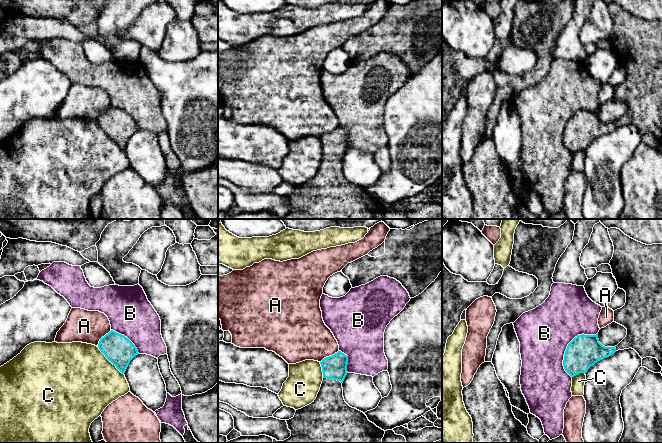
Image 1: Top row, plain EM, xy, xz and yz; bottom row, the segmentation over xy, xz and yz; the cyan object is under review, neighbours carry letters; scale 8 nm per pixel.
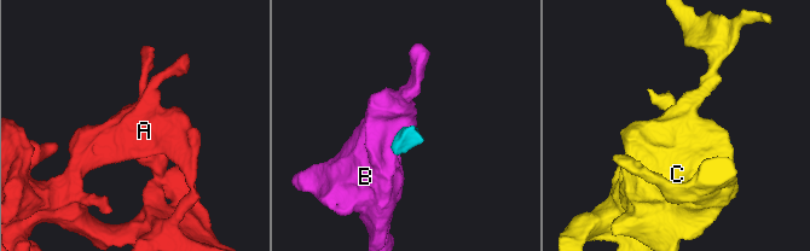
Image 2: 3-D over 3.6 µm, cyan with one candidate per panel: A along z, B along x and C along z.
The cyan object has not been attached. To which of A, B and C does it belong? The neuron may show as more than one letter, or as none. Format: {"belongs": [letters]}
{"belongs": []}

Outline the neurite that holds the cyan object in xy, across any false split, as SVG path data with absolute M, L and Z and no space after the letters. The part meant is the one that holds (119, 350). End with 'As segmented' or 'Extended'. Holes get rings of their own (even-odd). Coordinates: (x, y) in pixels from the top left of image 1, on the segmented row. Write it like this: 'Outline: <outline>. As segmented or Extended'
Outline: M113 330L100 339L98 348L122 374L125 373L130 361L139 354L127 337Z. As segmented

